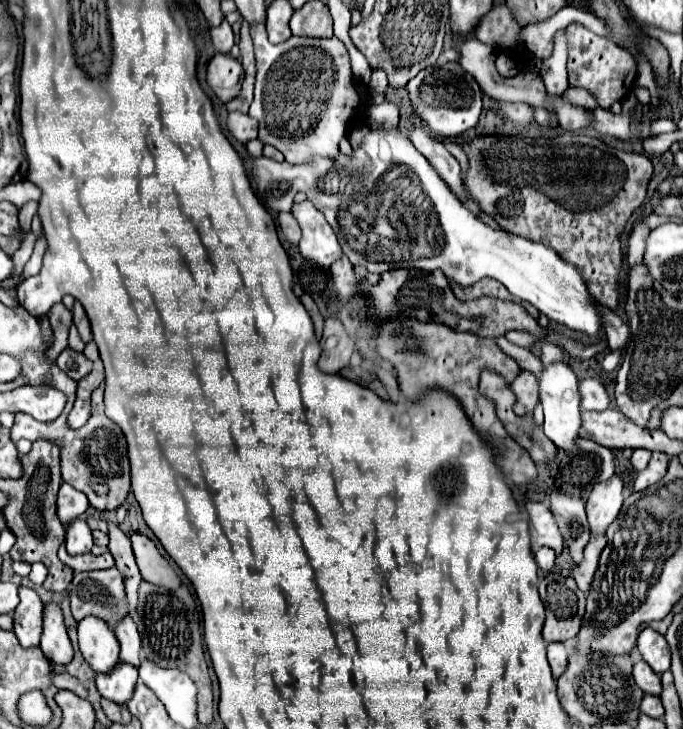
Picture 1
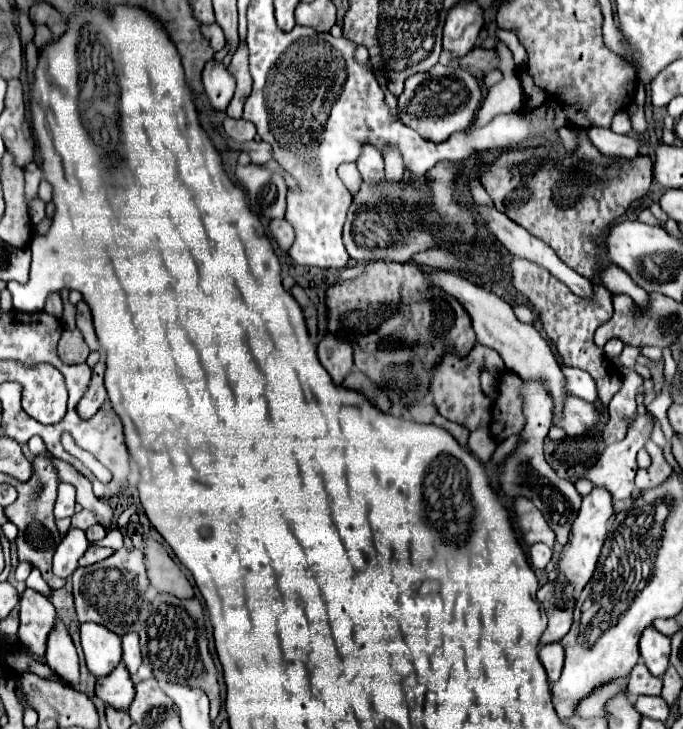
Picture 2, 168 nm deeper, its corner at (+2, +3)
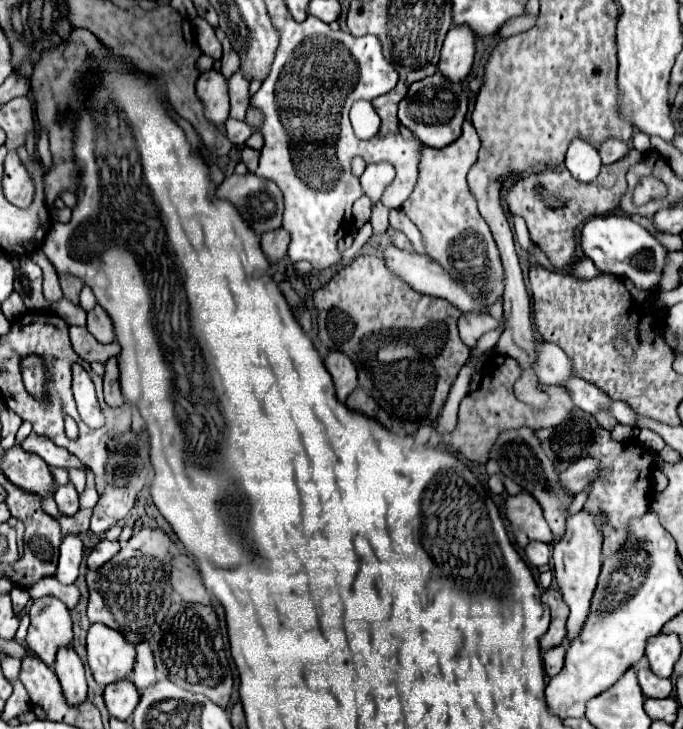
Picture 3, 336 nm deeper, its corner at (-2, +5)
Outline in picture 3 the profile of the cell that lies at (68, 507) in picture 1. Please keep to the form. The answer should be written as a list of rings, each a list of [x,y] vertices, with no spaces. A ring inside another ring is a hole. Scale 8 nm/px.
[[[69,482],[67,486],[59,486],[57,492],[53,494],[55,502],[57,502],[57,508],[63,516],[73,516],[77,510],[79,510],[79,502],[77,502],[77,490],[73,488],[73,484]]]

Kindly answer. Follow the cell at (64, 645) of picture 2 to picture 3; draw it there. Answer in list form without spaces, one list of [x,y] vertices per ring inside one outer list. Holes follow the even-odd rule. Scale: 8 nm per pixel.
[[[61,648],[57,652],[55,674],[61,682],[67,704],[77,706],[77,704],[83,704],[87,700],[85,668],[83,668],[83,662],[79,660],[79,656],[73,648]]]

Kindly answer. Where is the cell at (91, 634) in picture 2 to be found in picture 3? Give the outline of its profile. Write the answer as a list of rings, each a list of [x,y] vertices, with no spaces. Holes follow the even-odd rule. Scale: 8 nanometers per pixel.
[[[93,624],[87,634],[87,664],[99,686],[129,680],[135,666],[135,646],[105,624]]]

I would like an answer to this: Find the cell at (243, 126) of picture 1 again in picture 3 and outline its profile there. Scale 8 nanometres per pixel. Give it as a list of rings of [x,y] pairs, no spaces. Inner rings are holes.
[[[229,118],[227,124],[225,124],[225,130],[227,130],[227,138],[231,140],[231,144],[235,146],[243,146],[247,142],[247,138],[251,136],[251,126],[247,126],[245,122],[239,122],[239,120],[233,120]]]

